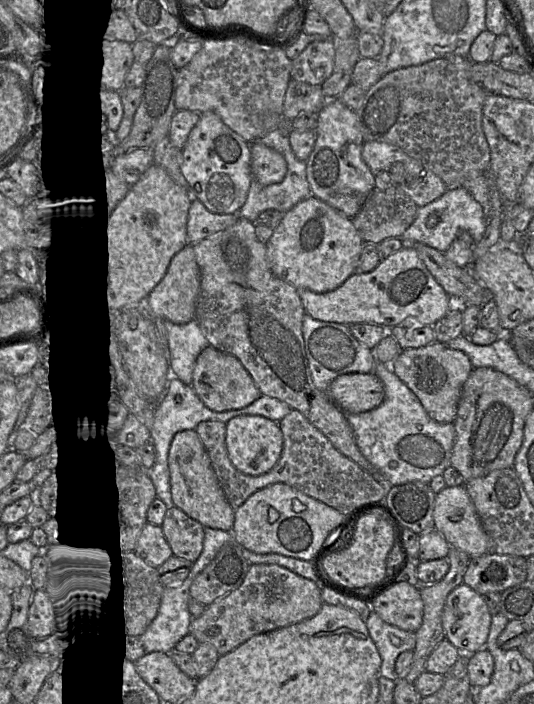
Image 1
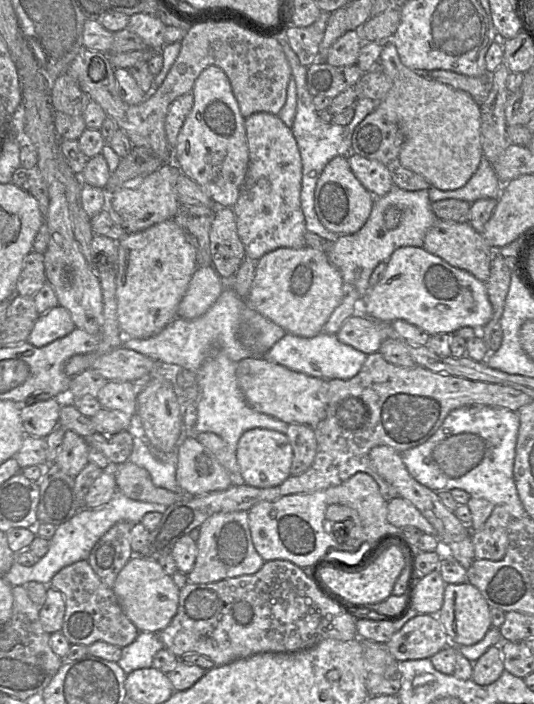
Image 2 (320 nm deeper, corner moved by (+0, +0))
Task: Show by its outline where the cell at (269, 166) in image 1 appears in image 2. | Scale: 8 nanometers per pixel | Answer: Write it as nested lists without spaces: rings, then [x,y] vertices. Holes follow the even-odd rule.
[[[254,113],[245,119],[249,165],[237,202],[232,207],[237,233],[246,257],[258,261],[278,248],[306,245],[305,217],[301,208],[302,161],[291,128],[278,115]]]

